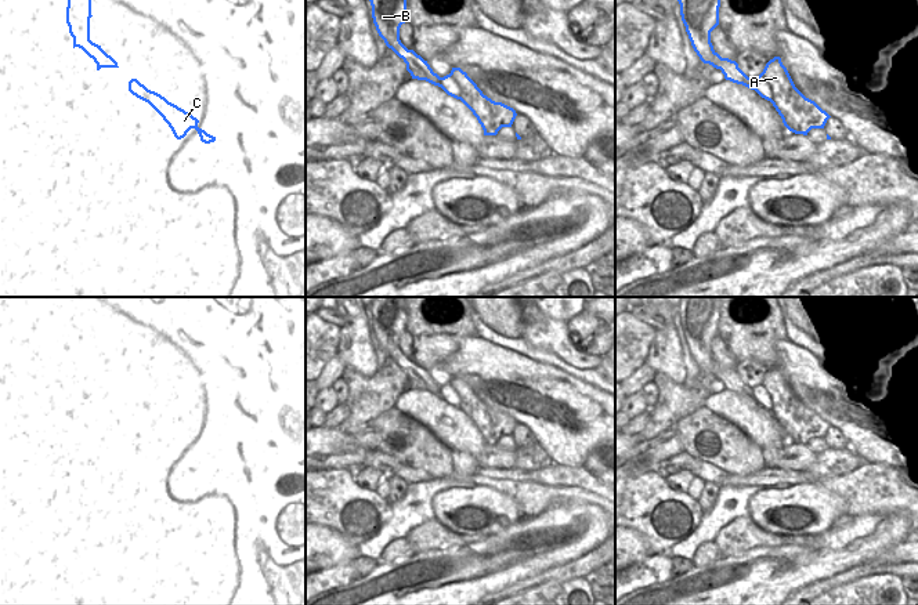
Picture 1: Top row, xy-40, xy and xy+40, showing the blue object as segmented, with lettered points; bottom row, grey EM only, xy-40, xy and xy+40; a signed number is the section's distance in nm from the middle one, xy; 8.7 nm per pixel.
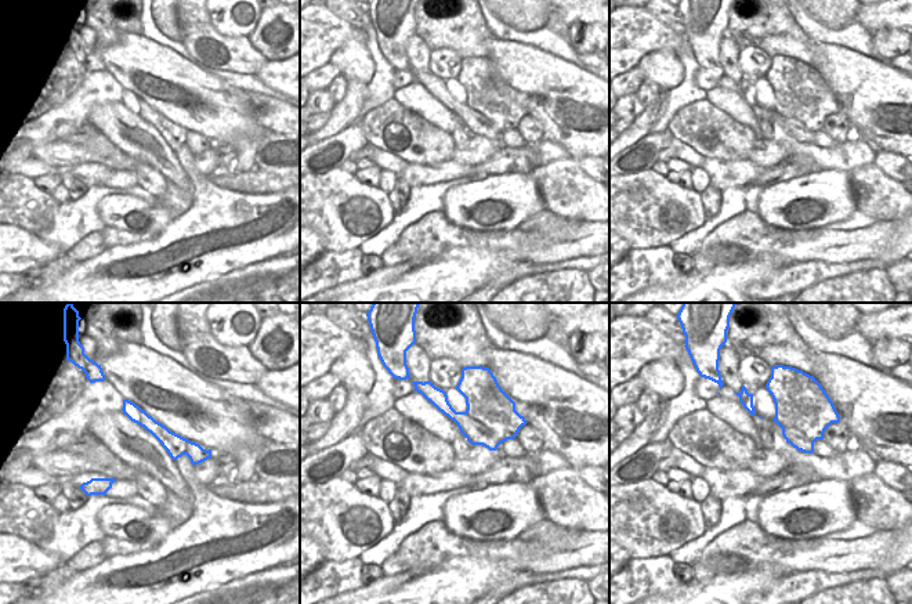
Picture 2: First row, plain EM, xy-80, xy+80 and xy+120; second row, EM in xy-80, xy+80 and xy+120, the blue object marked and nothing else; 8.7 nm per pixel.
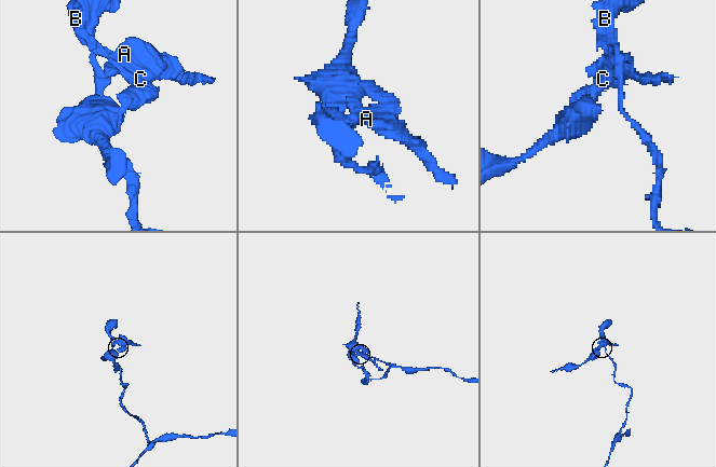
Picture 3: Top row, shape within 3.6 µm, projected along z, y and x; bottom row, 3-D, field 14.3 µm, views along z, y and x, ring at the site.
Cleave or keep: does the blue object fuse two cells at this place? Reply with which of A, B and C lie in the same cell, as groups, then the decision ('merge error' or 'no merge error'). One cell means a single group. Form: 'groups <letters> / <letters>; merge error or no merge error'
groups A C / B; merge error

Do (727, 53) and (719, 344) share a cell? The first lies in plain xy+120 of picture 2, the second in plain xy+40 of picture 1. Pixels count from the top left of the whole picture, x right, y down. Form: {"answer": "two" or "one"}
{"answer": "one"}

